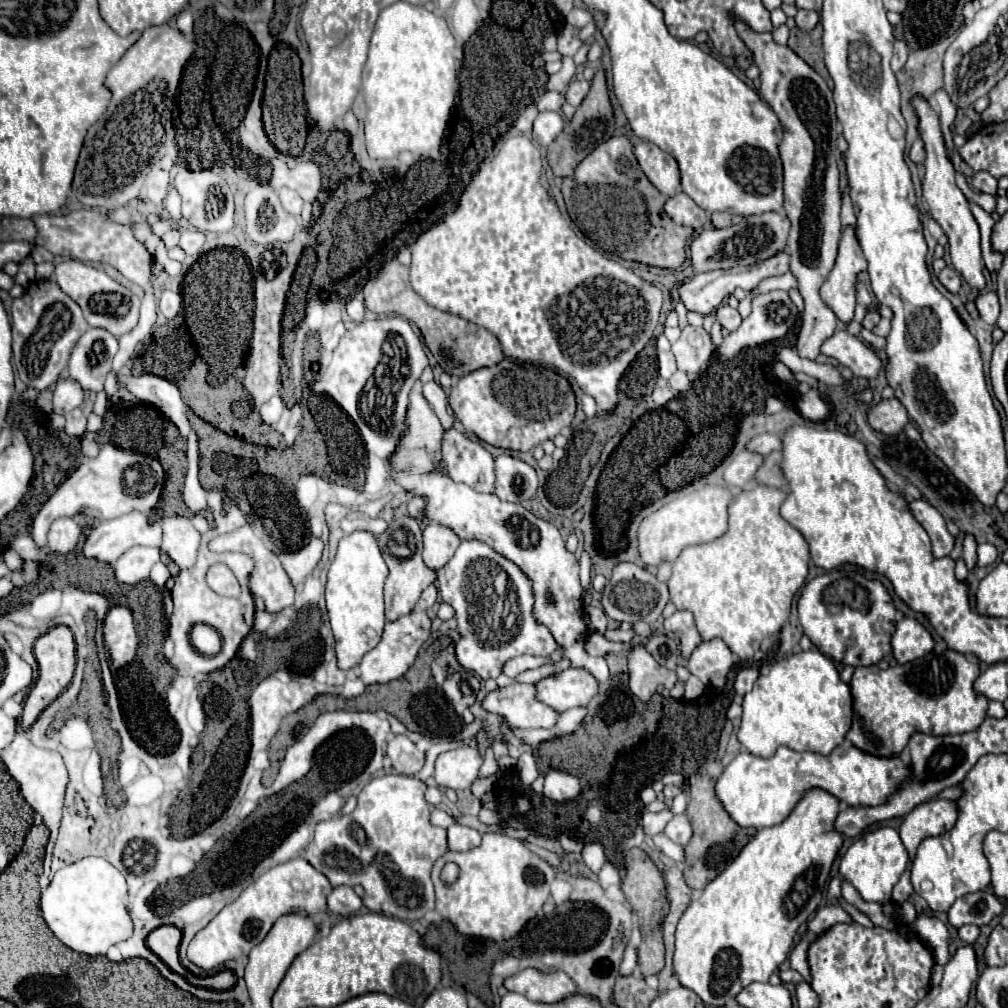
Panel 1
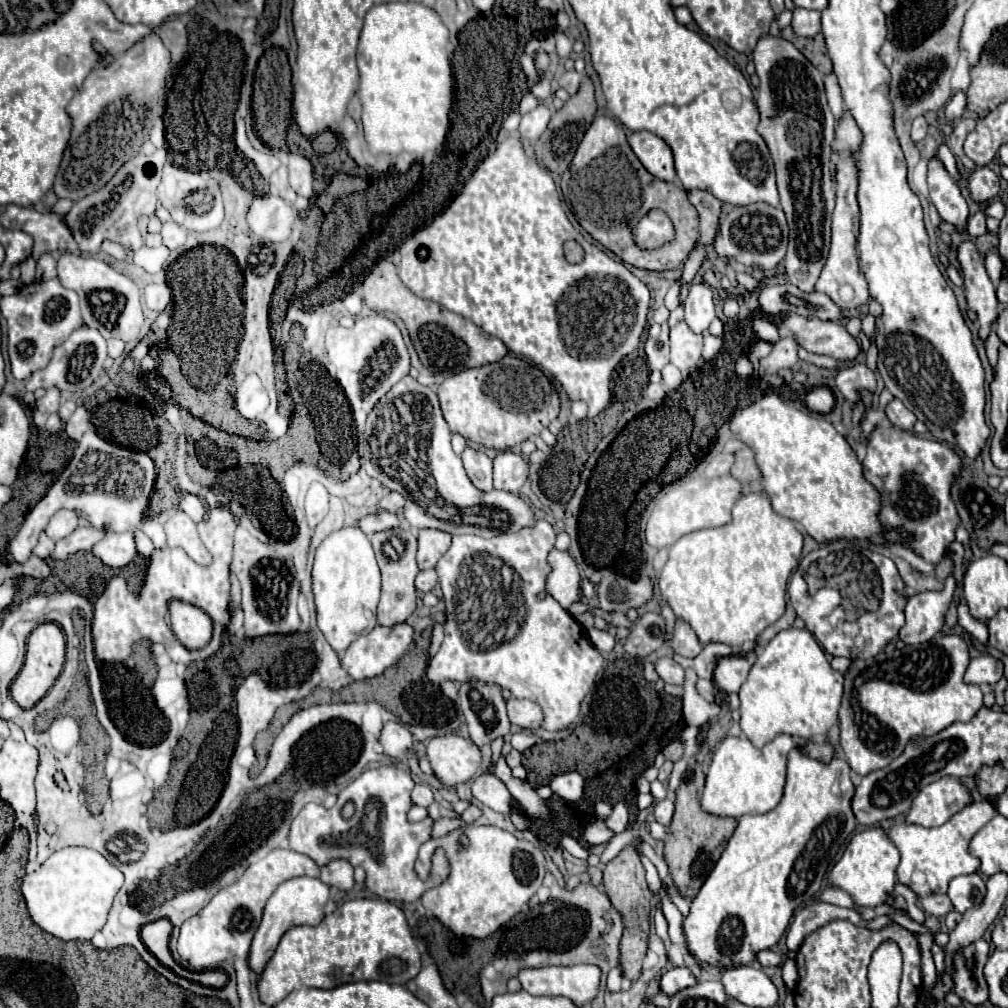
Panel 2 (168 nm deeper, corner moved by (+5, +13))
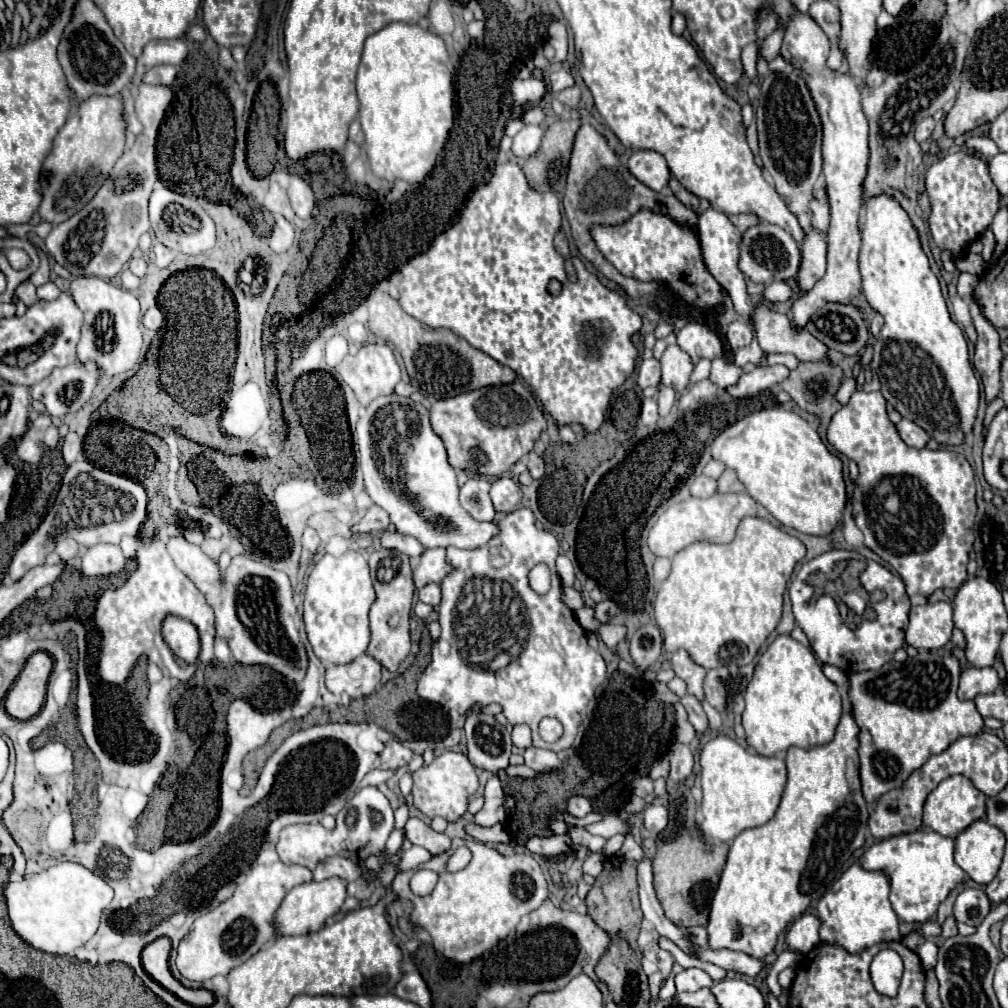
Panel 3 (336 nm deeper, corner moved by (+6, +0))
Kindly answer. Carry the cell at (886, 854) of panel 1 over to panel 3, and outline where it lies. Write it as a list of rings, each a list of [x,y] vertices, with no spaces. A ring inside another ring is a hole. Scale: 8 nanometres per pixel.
[[[860,864],[850,866],[842,878],[838,878],[832,888],[820,898],[816,906],[816,916],[820,920],[820,938],[826,944],[838,944],[850,954],[858,954],[878,942],[900,940],[898,916],[888,900],[890,884],[884,872],[864,872]]]

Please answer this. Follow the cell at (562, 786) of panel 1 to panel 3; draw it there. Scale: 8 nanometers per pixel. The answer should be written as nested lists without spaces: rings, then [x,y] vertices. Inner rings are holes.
[[[582,796],[570,798],[570,802],[568,802],[568,814],[576,816],[576,818],[584,818],[590,812],[592,812],[592,806],[590,806],[590,802],[586,798],[582,798]]]

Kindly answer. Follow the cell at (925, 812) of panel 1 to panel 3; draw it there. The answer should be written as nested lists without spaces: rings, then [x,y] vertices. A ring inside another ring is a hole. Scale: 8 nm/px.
[[[950,776],[942,780],[936,790],[930,792],[926,804],[924,804],[924,826],[940,832],[942,836],[956,838],[964,828],[968,828],[974,820],[980,820],[986,814],[986,796],[980,792],[970,778],[966,776]]]

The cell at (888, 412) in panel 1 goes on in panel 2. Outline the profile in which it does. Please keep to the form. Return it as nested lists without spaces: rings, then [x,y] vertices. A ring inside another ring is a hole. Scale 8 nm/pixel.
[[[894,398],[893,401],[887,405],[885,415],[889,417],[889,421],[891,421],[893,427],[899,427],[899,429],[911,431],[913,425],[915,425],[915,421],[917,421],[917,417],[915,417],[909,409],[905,409],[905,407],[901,405],[899,399]],[[893,401],[897,401],[897,405],[893,405]]]

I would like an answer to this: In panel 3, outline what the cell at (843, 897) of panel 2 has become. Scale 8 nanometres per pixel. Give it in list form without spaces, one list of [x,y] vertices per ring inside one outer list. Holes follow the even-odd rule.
[[[804,914],[800,916],[788,930],[784,942],[786,948],[798,954],[808,954],[812,948],[816,948],[820,944],[820,936],[818,936],[818,928],[820,928],[820,920],[816,920],[814,914]]]

